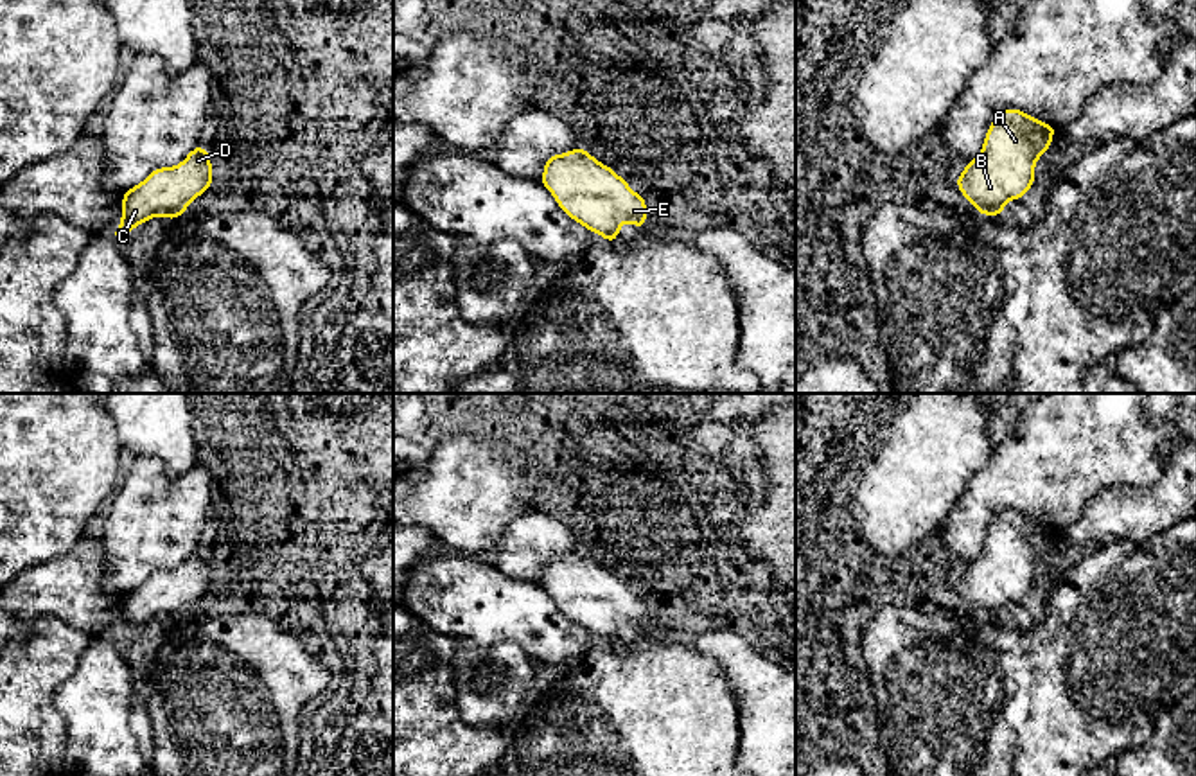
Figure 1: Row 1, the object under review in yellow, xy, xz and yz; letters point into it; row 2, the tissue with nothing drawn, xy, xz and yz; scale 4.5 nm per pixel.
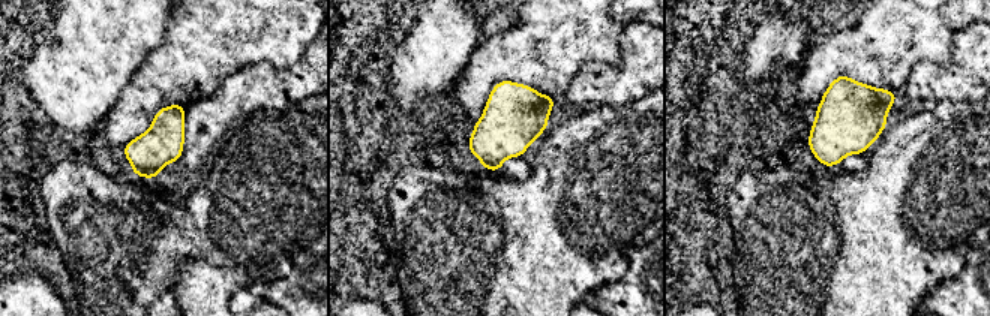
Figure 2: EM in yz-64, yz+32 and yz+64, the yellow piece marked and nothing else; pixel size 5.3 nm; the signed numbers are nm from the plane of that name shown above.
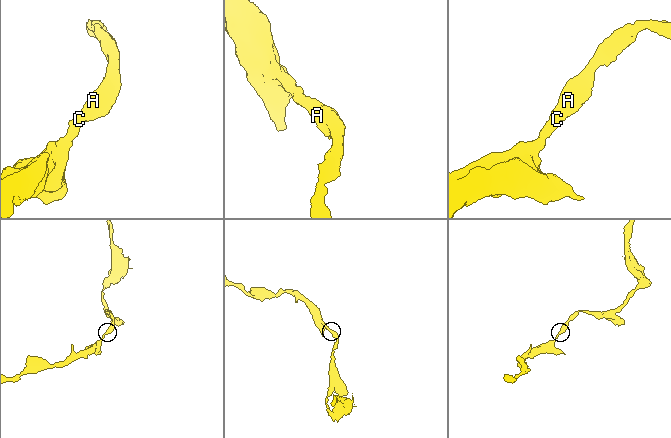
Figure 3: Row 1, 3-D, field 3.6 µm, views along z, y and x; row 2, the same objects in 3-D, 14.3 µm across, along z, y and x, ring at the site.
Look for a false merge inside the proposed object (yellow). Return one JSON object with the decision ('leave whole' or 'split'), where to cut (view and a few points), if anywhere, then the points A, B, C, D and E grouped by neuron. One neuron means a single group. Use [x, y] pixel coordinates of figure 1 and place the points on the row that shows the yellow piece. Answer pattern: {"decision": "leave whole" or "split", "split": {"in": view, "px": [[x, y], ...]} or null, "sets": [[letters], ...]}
{"decision": "leave whole", "split": null, "sets": [["A", "B", "C", "D", "E"]]}

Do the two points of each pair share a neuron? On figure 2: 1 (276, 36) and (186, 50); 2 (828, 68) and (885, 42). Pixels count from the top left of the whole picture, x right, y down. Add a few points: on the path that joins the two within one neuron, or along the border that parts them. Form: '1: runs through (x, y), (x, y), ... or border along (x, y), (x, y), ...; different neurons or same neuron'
1: runs through (254, 36), (209, 38); same neuron
2: runs through (842, 54), (872, 51); same neuron

